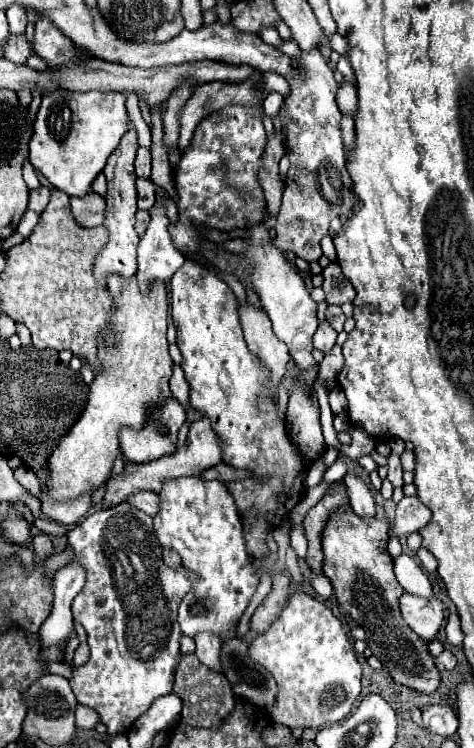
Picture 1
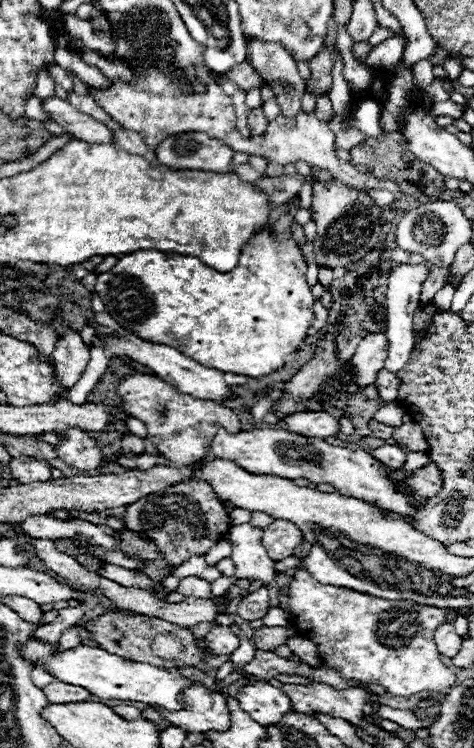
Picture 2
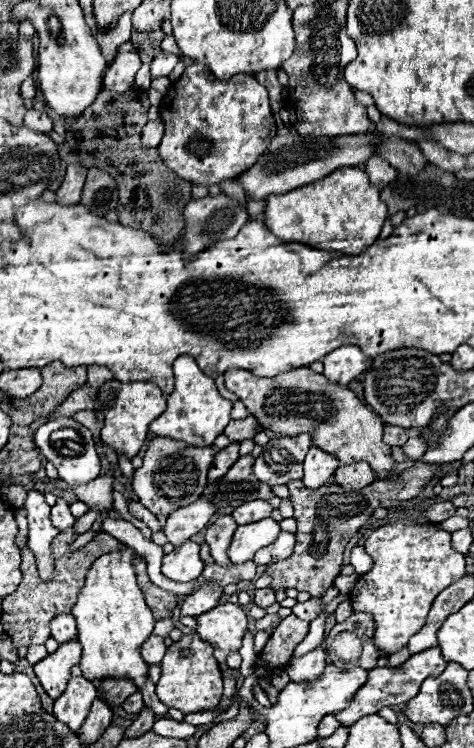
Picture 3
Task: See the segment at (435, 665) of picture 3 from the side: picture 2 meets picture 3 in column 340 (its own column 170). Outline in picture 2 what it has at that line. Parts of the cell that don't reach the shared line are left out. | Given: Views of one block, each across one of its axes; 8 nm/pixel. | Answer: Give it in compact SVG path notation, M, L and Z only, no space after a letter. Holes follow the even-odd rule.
M192 684L188 690L184 690L184 694L180 694L180 704L184 710L176 712L164 710L160 706L152 708L160 710L160 716L172 726L184 728L188 732L224 732L230 728L230 712L220 692L210 692L200 684Z

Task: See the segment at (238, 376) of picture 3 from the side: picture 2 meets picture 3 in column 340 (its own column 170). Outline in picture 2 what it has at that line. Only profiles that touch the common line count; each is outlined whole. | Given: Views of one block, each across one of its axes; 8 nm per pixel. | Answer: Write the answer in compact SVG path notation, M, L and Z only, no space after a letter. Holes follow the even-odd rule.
M148 374L126 376L118 384L116 392L124 400L124 410L130 416L144 422L150 438L158 440L158 444L154 446L172 464L192 464L202 460L220 428L228 430L230 434L240 432L240 420L230 408L224 408L218 402L208 402L200 398L196 400L190 394L182 394L174 386L166 384L156 376Z

